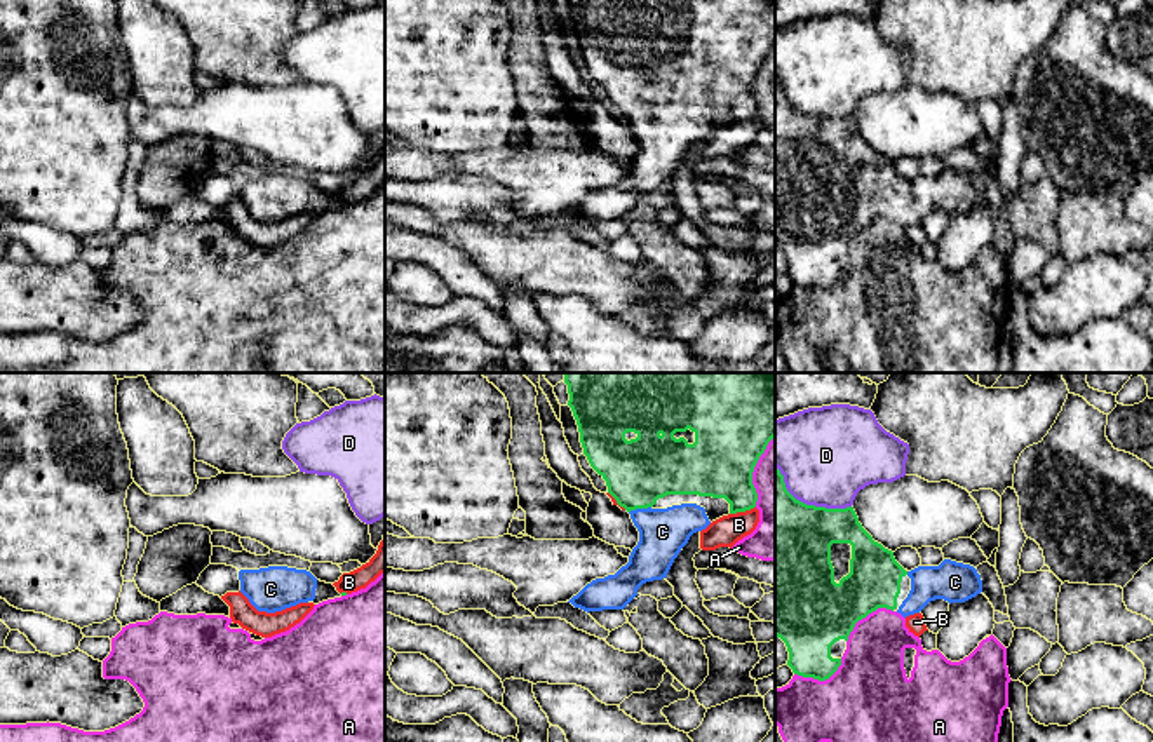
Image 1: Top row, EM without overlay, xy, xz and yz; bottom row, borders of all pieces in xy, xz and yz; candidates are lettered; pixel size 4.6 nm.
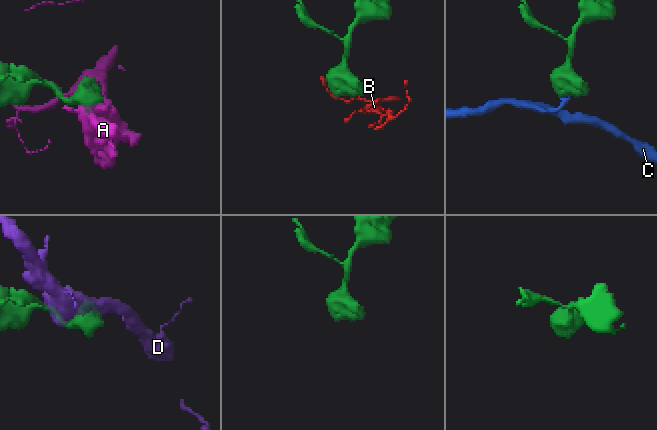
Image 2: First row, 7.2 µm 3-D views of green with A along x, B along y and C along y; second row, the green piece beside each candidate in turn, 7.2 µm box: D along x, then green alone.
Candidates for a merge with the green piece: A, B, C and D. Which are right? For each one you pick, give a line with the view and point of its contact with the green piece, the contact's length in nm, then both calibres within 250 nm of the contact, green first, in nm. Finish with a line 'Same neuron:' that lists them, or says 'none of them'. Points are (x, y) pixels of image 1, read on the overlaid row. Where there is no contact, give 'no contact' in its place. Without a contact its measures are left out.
C: meets green in xz at (640, 507); contact 110 nm long; 300 nm thick on the green side, 220 nm on the other
Same neuron: C

